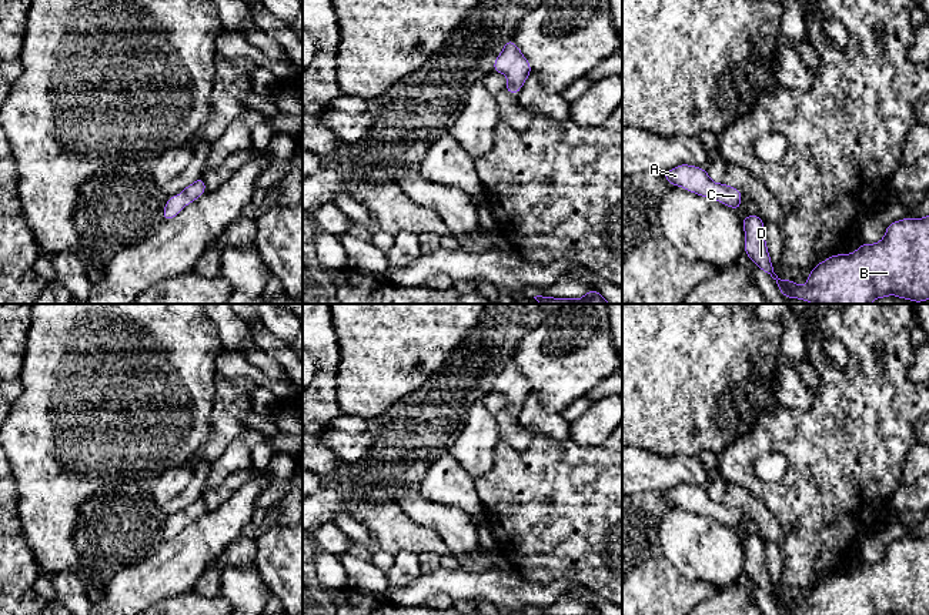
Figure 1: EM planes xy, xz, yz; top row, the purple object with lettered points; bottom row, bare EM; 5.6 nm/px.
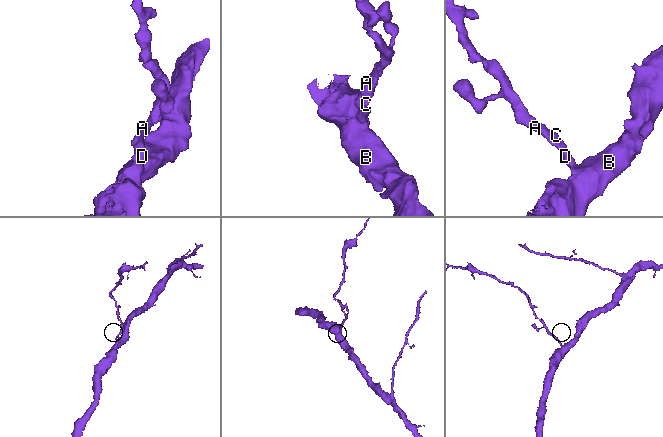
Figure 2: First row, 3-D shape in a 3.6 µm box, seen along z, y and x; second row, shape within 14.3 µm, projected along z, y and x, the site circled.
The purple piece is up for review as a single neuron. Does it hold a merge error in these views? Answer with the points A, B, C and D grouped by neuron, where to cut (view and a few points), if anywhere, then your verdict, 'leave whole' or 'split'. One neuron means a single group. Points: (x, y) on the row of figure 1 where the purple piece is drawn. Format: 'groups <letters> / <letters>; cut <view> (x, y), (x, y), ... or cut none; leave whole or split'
groups A B C D; cut none; leave whole

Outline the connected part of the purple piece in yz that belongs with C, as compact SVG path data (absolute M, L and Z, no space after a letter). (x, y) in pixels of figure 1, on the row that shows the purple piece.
M681 164L672 170L662 173L671 185L679 185L702 197L712 197L714 200L735 208L741 207L742 194L739 190L724 183L714 183L706 170L695 166Z

